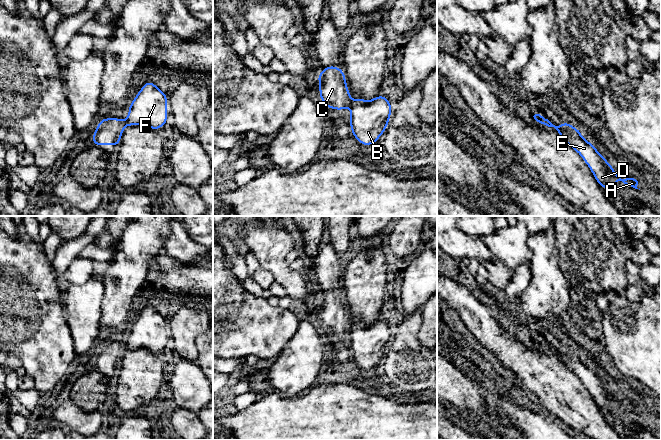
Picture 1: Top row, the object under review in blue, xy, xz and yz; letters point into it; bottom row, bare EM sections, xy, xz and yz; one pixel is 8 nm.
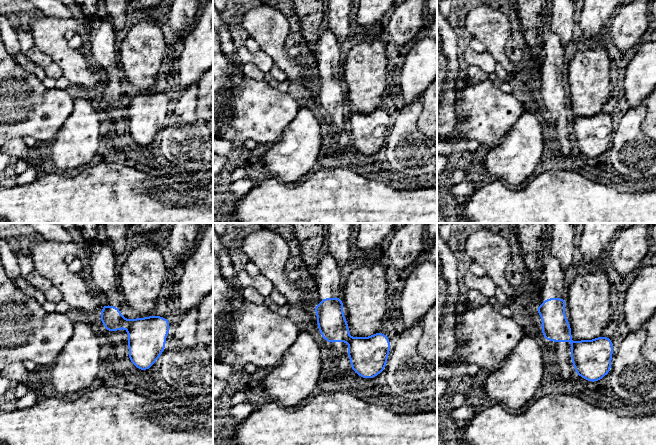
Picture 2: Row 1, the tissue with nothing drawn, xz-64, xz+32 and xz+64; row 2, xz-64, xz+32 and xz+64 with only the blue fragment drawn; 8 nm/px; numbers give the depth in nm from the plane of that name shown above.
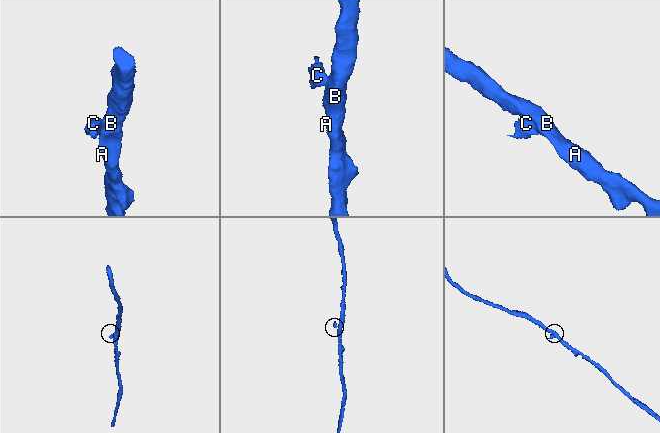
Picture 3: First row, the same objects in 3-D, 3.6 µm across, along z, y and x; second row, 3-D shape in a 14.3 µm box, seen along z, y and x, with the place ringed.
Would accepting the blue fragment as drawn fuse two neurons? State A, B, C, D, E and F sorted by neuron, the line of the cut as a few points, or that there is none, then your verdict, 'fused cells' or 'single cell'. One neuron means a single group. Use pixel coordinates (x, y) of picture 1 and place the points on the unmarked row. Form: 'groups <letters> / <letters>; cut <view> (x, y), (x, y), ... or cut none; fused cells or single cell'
groups A B D E F / C; cut xz (351, 324), (349, 329); fused cells

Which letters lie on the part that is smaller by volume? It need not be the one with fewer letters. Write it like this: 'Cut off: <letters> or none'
Cut off: C

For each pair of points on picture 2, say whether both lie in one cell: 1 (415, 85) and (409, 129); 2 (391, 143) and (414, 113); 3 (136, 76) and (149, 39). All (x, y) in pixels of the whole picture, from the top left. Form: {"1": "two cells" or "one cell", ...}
{"1": "two cells", "2": "one cell", "3": "one cell"}

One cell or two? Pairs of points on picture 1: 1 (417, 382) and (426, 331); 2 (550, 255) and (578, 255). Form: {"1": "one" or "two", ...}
{"1": "two", "2": "two"}

